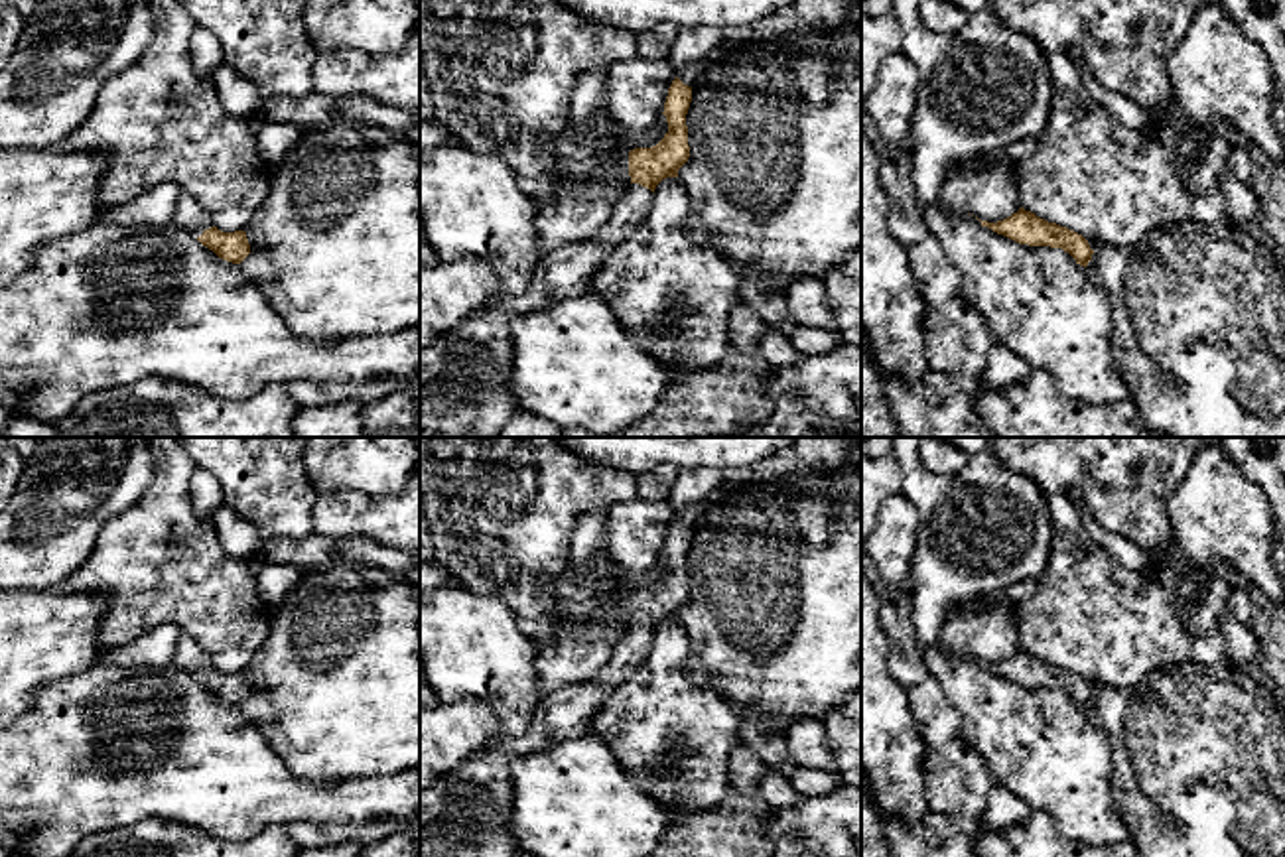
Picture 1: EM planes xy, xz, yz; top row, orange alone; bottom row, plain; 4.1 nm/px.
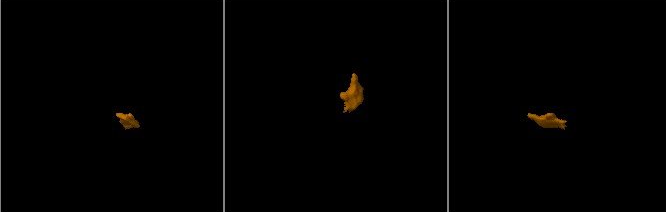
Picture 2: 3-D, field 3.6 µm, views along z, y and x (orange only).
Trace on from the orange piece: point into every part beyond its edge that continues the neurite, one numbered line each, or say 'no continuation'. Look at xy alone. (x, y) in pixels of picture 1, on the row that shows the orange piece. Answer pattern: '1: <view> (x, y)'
1: xy (190, 215)

